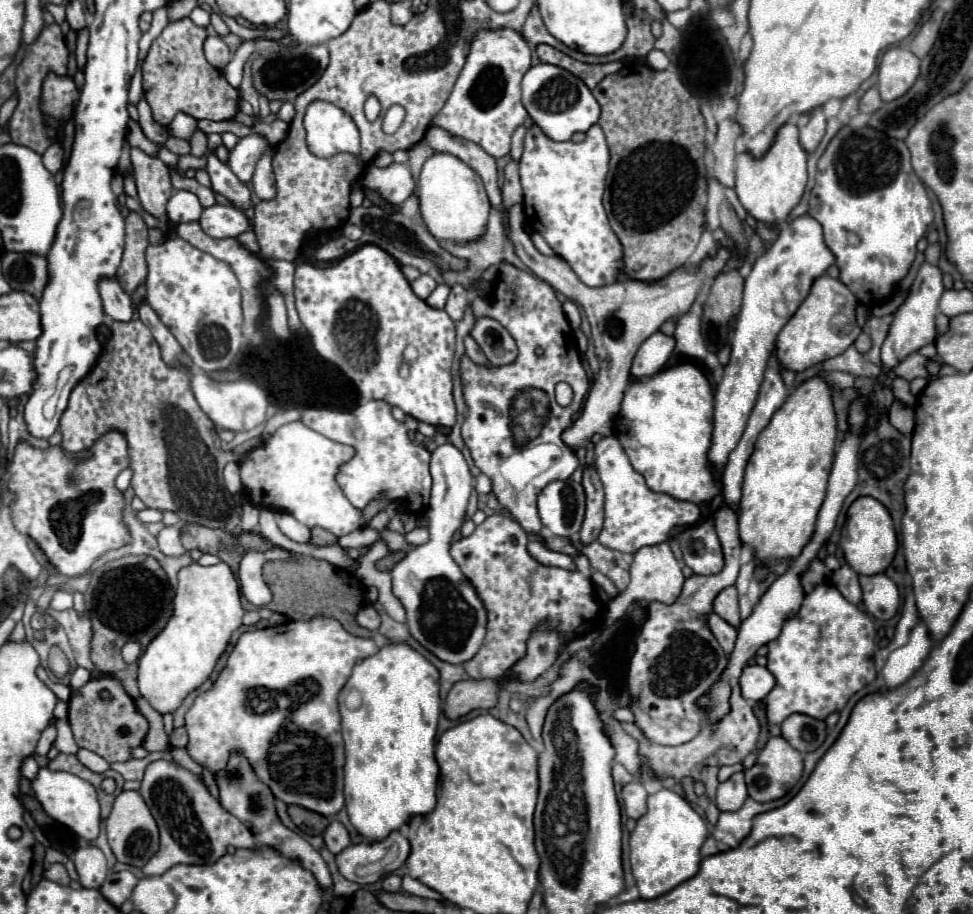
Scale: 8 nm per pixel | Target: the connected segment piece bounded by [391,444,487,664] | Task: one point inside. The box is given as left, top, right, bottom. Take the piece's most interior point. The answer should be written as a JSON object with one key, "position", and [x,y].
{"position":[443,612]}

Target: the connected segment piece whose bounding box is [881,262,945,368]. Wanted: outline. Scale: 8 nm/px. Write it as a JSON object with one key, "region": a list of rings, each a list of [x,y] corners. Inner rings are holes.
{"region":[[[923,262],[919,268],[919,274],[911,286],[911,292],[905,300],[905,304],[899,306],[899,310],[893,314],[893,322],[889,328],[889,336],[883,342],[881,348],[881,360],[887,368],[893,368],[897,362],[901,362],[911,352],[917,352],[923,344],[929,344],[935,340],[935,316],[937,316],[937,304],[943,294],[943,274],[937,266]]]}

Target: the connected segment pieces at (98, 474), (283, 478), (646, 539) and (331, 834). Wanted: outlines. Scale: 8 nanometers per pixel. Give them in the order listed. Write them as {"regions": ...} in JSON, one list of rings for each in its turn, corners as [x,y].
{"regions":[[[[119,432],[101,436],[91,458],[85,462],[65,454],[61,446],[35,450],[27,444],[17,444],[15,458],[9,466],[9,490],[15,494],[15,528],[39,544],[59,574],[83,574],[101,554],[129,540],[127,528],[121,522],[125,500],[115,488],[117,474],[127,466],[127,442]]],[[[289,422],[281,426],[263,446],[249,452],[241,466],[241,480],[257,506],[285,510],[309,528],[319,526],[335,536],[343,536],[363,526],[361,510],[355,510],[349,504],[335,480],[341,464],[351,460],[351,456],[351,446],[337,444],[307,428],[303,422]]],[[[615,436],[601,438],[595,444],[595,468],[599,480],[605,488],[605,524],[599,534],[599,542],[605,548],[619,552],[637,552],[641,546],[651,546],[665,542],[669,538],[669,530],[677,524],[695,524],[697,508],[691,508],[691,502],[677,500],[669,494],[653,492],[645,486],[643,476],[639,476],[623,452],[619,440]]],[[[331,822],[325,830],[325,844],[333,854],[339,854],[341,850],[345,850],[351,844],[349,832],[345,830],[345,826],[341,822]]]]}

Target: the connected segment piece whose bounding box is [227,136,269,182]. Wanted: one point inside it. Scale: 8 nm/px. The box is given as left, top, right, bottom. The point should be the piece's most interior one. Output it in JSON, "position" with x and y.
{"position":[242,158]}

